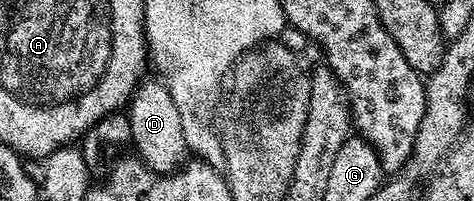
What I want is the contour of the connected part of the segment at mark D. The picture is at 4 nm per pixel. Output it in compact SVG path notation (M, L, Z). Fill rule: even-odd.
M147 77L134 87L128 103L128 115L131 124L129 141L134 144L137 157L141 158L150 170L158 174L173 174L187 161L188 144L184 140L184 128L180 120L180 112L176 108L176 100L172 100L170 89L165 81L157 77Z

